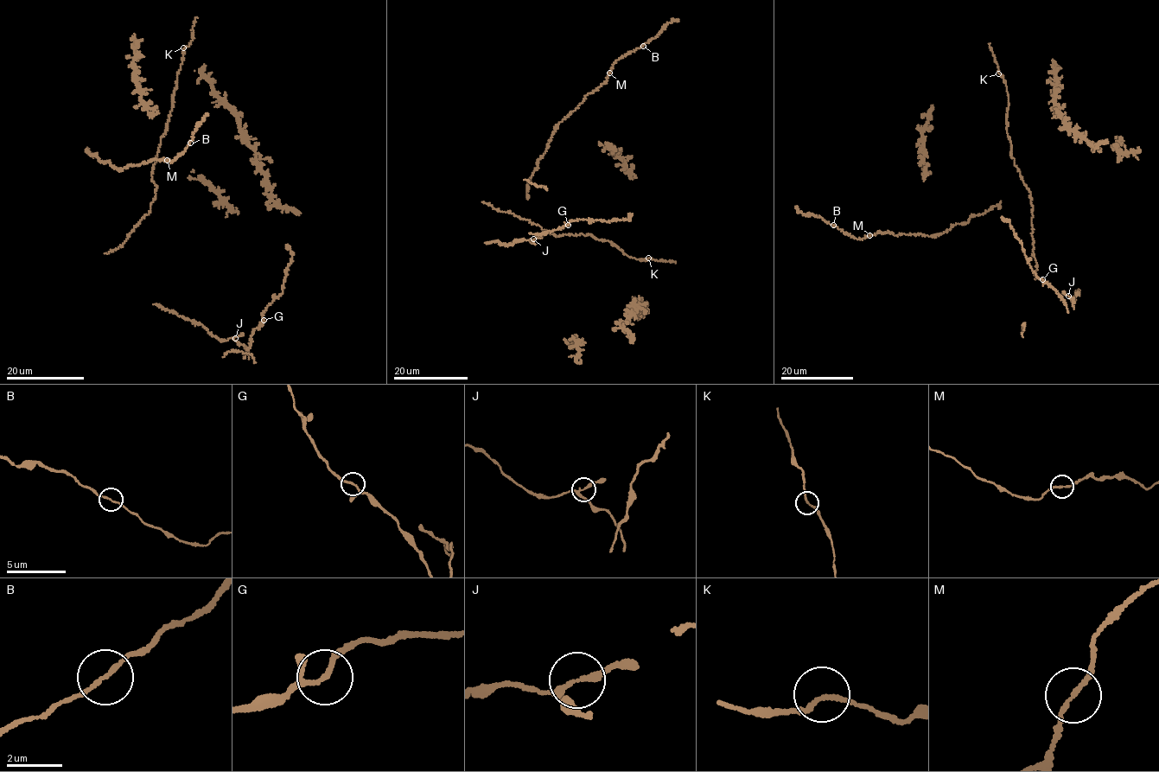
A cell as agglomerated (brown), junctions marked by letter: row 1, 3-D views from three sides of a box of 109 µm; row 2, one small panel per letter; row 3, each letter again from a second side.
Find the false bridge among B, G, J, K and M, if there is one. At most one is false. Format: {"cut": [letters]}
{"cut": []}

